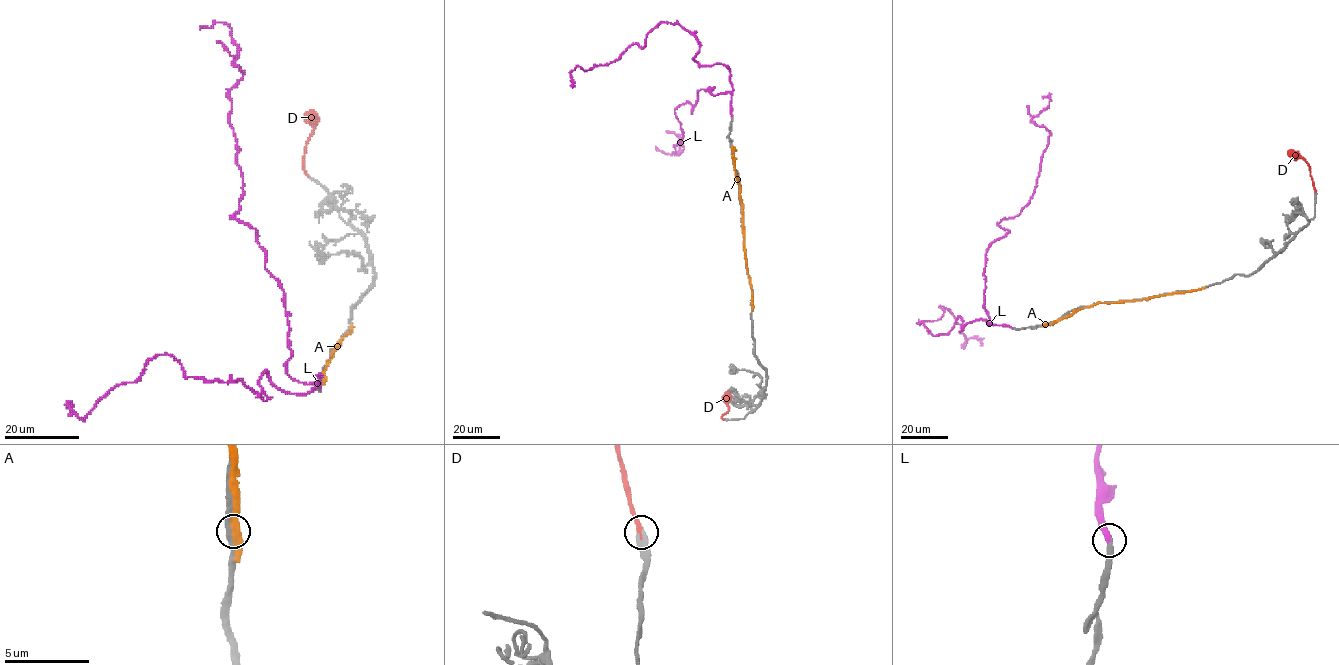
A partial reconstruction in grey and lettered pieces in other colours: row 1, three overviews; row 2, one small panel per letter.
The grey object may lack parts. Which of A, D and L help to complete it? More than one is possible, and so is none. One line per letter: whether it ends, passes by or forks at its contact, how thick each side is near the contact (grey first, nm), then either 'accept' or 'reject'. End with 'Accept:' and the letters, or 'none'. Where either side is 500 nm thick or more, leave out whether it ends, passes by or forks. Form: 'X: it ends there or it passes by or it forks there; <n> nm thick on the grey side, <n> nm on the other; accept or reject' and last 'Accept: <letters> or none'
A: it passes by; 320 nm thick on the grey side, 340 nm on the other; reject
D: it ends there; 280 nm thick on the grey side, 240 nm on the other; accept
L: it ends there; 220 nm thick on the grey side, 240 nm on the other; accept
Accept: D, L

